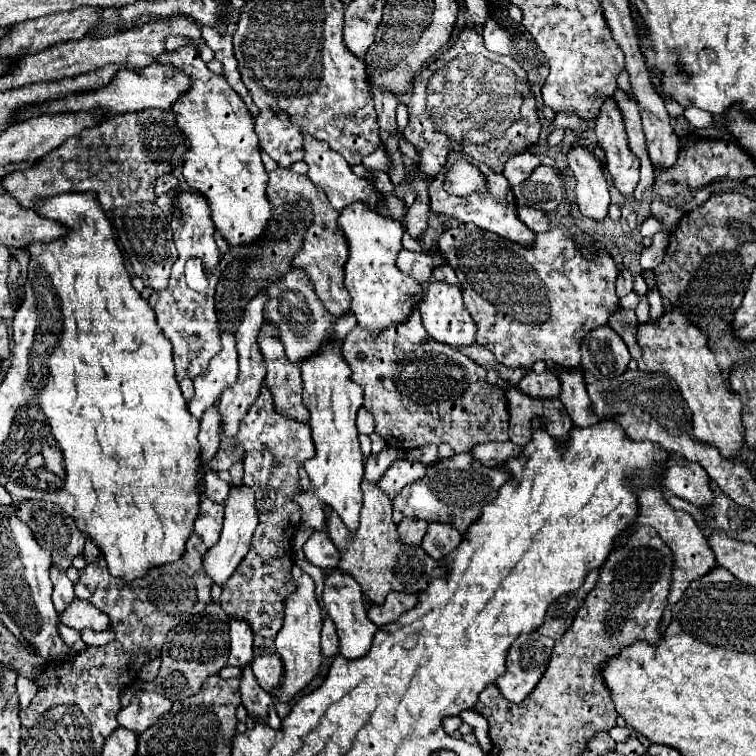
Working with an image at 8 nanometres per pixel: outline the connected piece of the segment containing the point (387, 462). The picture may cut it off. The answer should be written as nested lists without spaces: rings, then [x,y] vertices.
[[[387,446],[378,455],[370,455],[370,457],[366,459],[366,467],[364,467],[366,475],[364,475],[364,477],[366,477],[370,483],[378,483],[378,479],[384,475],[384,471],[386,471],[396,459],[402,459],[404,457],[404,451],[398,451],[398,449]]]

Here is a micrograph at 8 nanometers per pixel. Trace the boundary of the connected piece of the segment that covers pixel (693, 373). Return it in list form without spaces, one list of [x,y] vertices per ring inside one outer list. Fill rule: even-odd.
[[[672,307],[656,321],[648,319],[646,323],[640,323],[636,329],[636,341],[642,349],[638,369],[648,373],[664,371],[664,375],[676,381],[680,395],[692,411],[694,437],[698,441],[720,449],[726,459],[732,459],[742,449],[746,449],[740,395],[732,393],[724,379],[720,379],[720,367],[716,367],[716,355],[712,355],[708,335],[690,323],[680,307]]]

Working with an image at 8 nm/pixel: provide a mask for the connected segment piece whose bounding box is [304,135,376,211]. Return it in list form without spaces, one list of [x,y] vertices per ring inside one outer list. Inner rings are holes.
[[[304,135],[304,163],[308,165],[308,179],[312,183],[316,183],[318,187],[322,187],[322,191],[326,193],[330,205],[336,211],[342,211],[346,205],[350,205],[354,201],[364,201],[368,205],[376,203],[374,187],[366,179],[354,175],[350,165],[344,161],[344,157],[340,153],[336,153],[336,151],[330,151],[328,143],[316,141],[310,135]]]

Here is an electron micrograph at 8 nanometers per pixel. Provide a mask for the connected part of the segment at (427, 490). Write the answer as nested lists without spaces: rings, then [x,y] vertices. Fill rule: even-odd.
[[[460,453],[448,459],[438,459],[436,463],[428,465],[424,479],[404,487],[400,495],[396,495],[396,501],[392,501],[392,505],[394,509],[400,509],[404,517],[442,521],[456,527],[460,533],[466,533],[468,525],[480,517],[482,507],[496,497],[498,489],[506,481],[508,475],[502,469],[484,467],[470,453]]]

